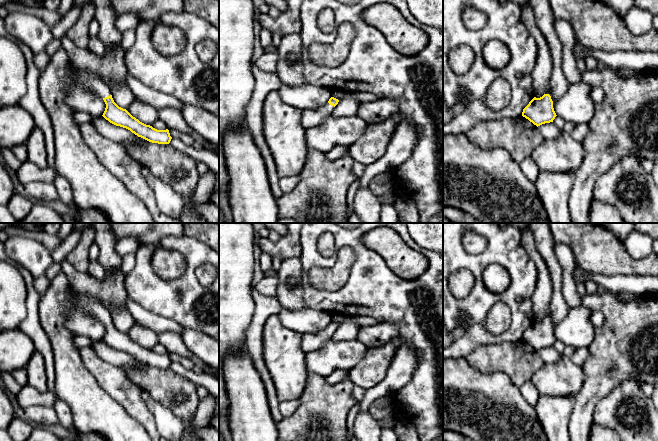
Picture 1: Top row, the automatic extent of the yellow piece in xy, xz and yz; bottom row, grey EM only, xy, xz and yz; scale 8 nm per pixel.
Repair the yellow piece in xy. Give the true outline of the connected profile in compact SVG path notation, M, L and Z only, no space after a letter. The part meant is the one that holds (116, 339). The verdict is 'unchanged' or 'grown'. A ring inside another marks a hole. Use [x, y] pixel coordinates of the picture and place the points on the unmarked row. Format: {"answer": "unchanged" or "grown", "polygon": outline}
{"answer": "grown", "polygon": "M76 294L77 305L88 316L102 321L106 332L103 341L110 347L126 352L149 366L169 368L172 361L169 354L157 354L133 341L126 333L119 331L113 324L109 309L98 299L84 294Z"}

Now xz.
{"answer": "grown", "polygon": "M331 321L327 328L317 333L303 334L302 349L305 353L316 351L332 339L334 331L338 328L339 324Z"}

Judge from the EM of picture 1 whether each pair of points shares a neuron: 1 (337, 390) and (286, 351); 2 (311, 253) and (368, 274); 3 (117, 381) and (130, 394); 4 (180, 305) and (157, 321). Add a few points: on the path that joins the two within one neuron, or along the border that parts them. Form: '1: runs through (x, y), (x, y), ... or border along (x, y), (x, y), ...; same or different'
1: border along (308, 373), (306, 386), (301, 396); different
2: runs through (330, 260), (343, 243), (352, 243), (364, 255); same
3: runs through (120, 384), (127, 391); same
4: border along (141, 306), (158, 315), (175, 320), (182, 327); different

